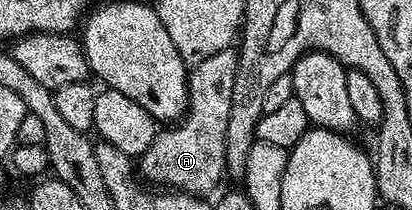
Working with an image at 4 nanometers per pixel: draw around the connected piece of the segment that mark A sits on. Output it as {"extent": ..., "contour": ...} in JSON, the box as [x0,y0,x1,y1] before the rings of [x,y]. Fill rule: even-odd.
{"extent":[139,47,237,194],"contour":[[[232,47],[192,65],[188,73],[189,102],[183,119],[166,127],[169,128],[166,132],[158,131],[149,149],[139,157],[139,172],[146,181],[154,180],[157,183],[154,185],[170,186],[190,194],[209,194],[205,192],[211,191],[221,176],[226,175],[227,117],[231,115],[236,73],[237,52]]]}

